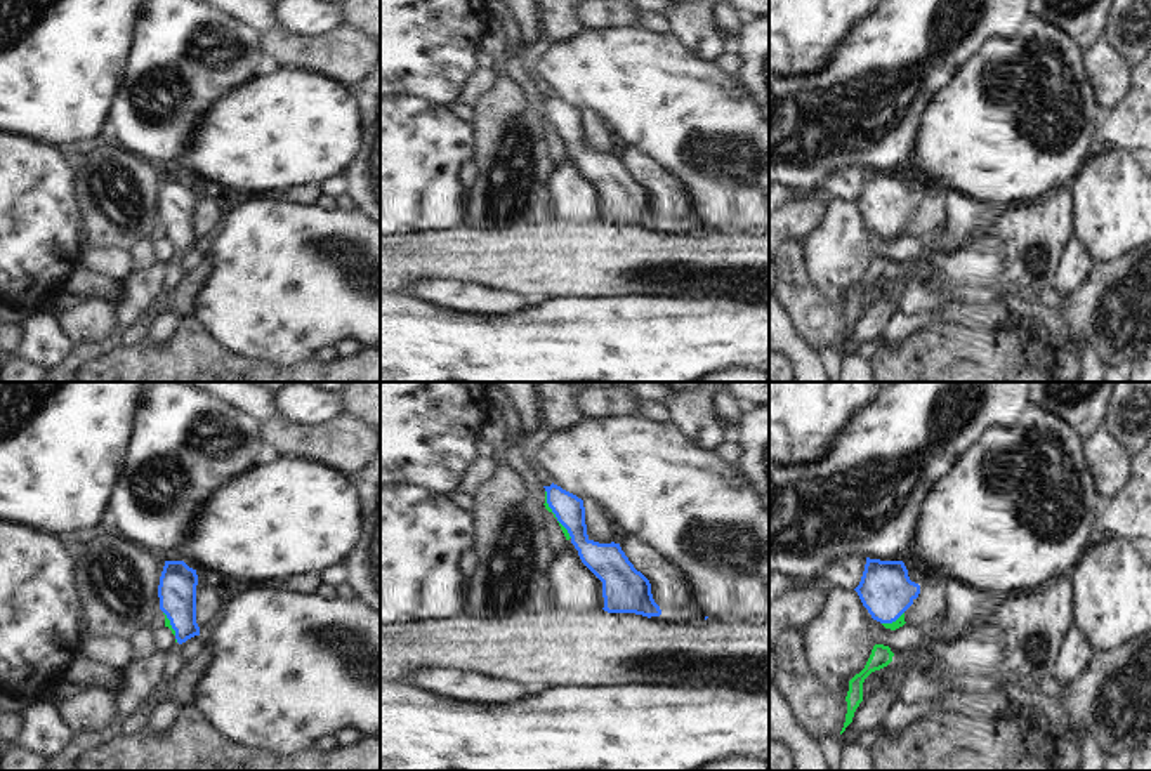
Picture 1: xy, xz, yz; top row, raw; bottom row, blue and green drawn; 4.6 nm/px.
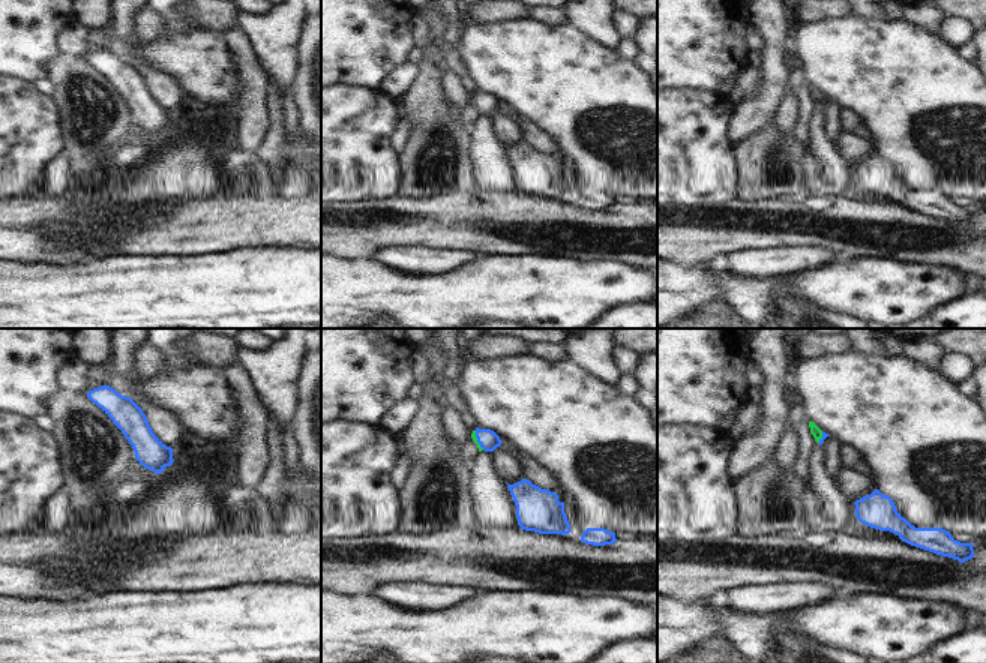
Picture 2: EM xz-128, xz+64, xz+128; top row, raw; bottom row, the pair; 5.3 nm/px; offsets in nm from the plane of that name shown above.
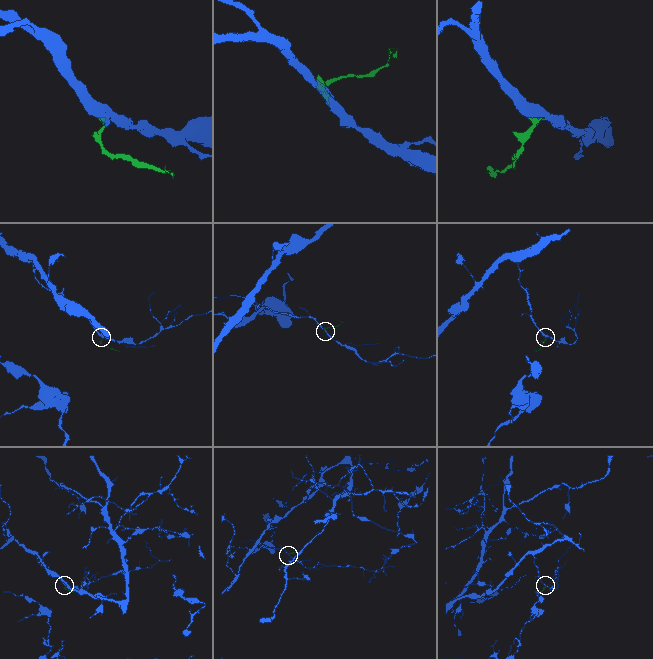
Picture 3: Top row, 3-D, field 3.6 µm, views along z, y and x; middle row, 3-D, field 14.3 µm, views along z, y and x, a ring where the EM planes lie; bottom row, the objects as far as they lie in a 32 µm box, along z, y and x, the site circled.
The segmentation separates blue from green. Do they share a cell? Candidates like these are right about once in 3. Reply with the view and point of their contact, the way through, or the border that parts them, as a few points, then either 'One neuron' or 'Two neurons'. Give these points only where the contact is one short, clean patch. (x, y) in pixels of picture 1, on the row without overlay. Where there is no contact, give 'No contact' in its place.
Touches blue at xz (554, 124). Path across: xz (568, 120), (554, 124), (545, 115). One neuron

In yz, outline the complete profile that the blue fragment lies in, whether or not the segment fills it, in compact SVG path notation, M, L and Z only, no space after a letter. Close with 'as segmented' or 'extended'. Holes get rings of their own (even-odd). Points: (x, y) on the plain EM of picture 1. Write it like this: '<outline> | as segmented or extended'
M866 168L859 196L854 200L873 231L885 240L903 238L904 222L920 205L903 172L880 172Z | extended

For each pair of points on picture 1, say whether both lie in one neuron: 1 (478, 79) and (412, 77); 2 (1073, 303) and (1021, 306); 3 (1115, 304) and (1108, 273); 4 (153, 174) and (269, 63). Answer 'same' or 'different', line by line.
1: different
2: different
3: same
4: different

